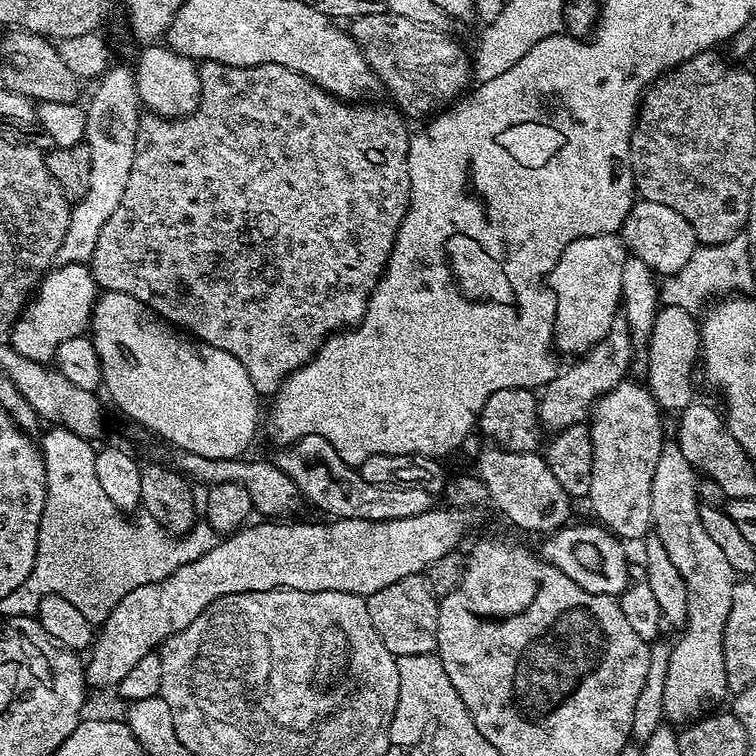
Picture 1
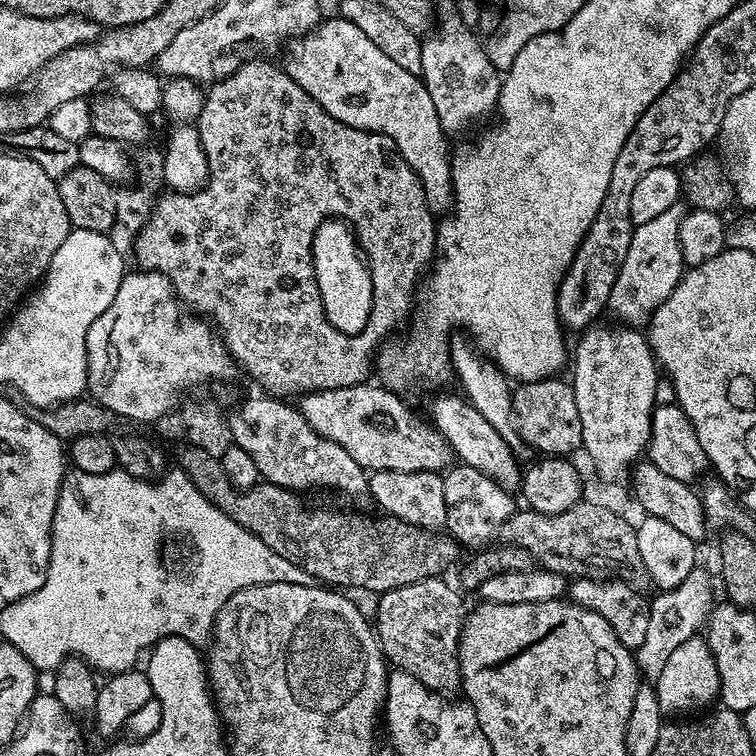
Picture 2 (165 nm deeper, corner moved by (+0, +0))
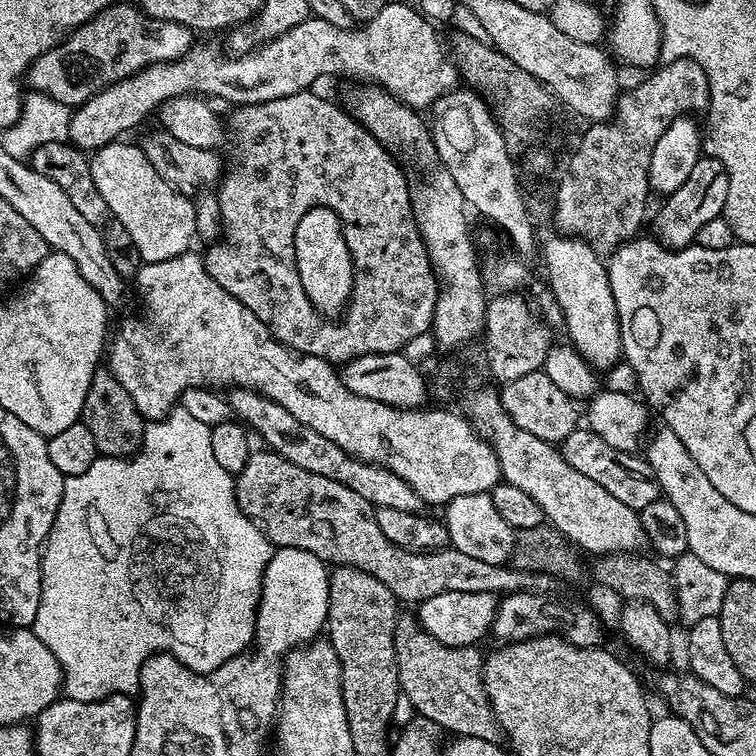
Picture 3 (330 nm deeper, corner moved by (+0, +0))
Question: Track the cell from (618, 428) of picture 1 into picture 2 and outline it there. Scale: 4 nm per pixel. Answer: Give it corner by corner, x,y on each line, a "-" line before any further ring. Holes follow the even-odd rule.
627,326
600,327
586,328
579,333
580,341
577,342
576,348
574,344
574,359
571,361
573,364
570,383
582,421
582,452
592,459
592,464
602,479
627,481
634,465
647,449
651,437
652,412
657,406
655,388
658,381
658,365
656,355
652,353
648,337
643,331

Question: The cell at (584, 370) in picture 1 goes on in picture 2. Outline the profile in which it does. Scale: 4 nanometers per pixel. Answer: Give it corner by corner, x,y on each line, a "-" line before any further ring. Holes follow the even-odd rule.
678,202
670,206
670,210
658,214
658,218
650,218
650,222
642,222
633,227
630,250
626,250
626,258
618,270
618,278
614,278
614,290
610,290
608,299
607,311
610,316
612,312
616,319
613,321
629,328
643,329
658,306
670,298
686,271
680,245
680,227
685,215
685,205

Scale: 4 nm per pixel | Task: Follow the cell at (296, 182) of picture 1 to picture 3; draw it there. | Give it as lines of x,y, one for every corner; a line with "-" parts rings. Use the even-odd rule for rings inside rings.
309,90
298,94
290,94
284,98
274,98
270,102
242,104
231,109
232,117
226,120
226,128
230,133
230,142
232,138
232,161
229,164
227,161
226,171
223,173
218,185
219,191
221,190
218,203
222,217
222,232
225,237
228,235
228,244
222,244
223,242
213,243
209,247
212,249
206,254
203,253
202,259
210,278
214,278
214,282
218,282
218,286
222,286
222,290
226,290
226,294
238,298
238,302
242,302
242,306
249,308
267,326
274,339
282,342
287,348
291,348
293,352
299,352
301,356
317,356
327,360
333,366
340,366
347,361
366,354
404,350
412,338
427,333
432,327
436,300
440,297
442,284
434,271
434,265
428,256
428,248
424,244
422,234
416,225
416,218
412,209
410,183
408,184
407,178
404,177
403,170
396,165
396,160
392,157
395,155
380,144
378,138
374,138
374,134
370,134
365,130
353,118
351,111
344,109
343,112
338,105
331,104
326,97
315,96
314,93
315,91
-
312,207
329,207
330,210
336,211
340,216
355,268
355,283
359,285
358,298
360,294
360,301
357,302
356,308
360,312
345,311
342,318
337,320
325,318
316,311
315,306
311,304
310,298
307,297
306,292
303,290
302,279
299,278
295,266
295,231
302,216

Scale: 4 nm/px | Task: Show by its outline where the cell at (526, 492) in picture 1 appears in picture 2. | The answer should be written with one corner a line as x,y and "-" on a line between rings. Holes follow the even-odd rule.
463,395
440,396
432,404
432,420
430,424
442,437
445,444
452,448
452,455
466,466
474,466
474,470
482,470
498,486
509,492
521,487
522,468
518,466
512,452
494,426
474,410
474,406
464,399

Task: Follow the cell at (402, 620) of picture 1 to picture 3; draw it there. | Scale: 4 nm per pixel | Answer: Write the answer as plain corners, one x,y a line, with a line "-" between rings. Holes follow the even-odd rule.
404,614
399,615
395,624
395,657
398,658
398,674
399,674
399,684
401,688
401,695
410,702
411,706
421,714
419,716
424,719
427,723
435,724
439,729
444,730
446,728
448,731
452,732
451,735
454,736
466,736
466,737
480,737
483,741
494,741
499,743
503,739
503,732
500,729
500,724
497,722
496,715
493,712
493,707
490,706
489,696
486,694
484,676
483,676
483,661
484,656
480,648
472,645
470,647
450,647
438,642
436,638
425,631
420,623
419,619
415,616
404,616

